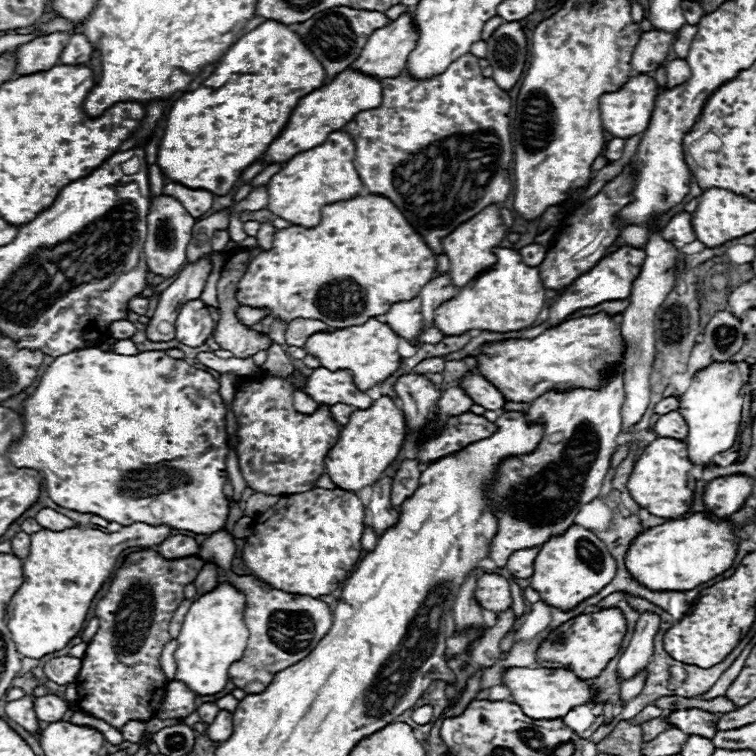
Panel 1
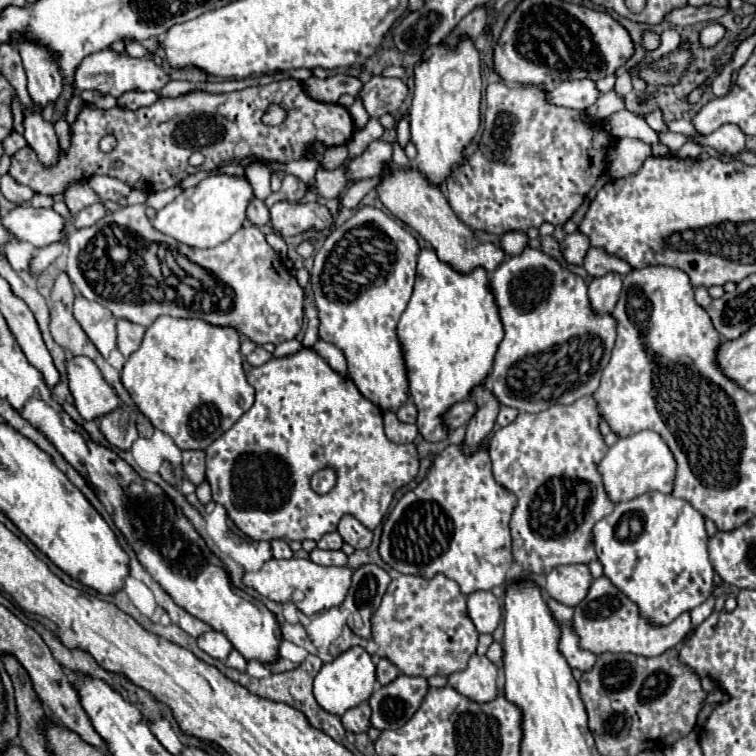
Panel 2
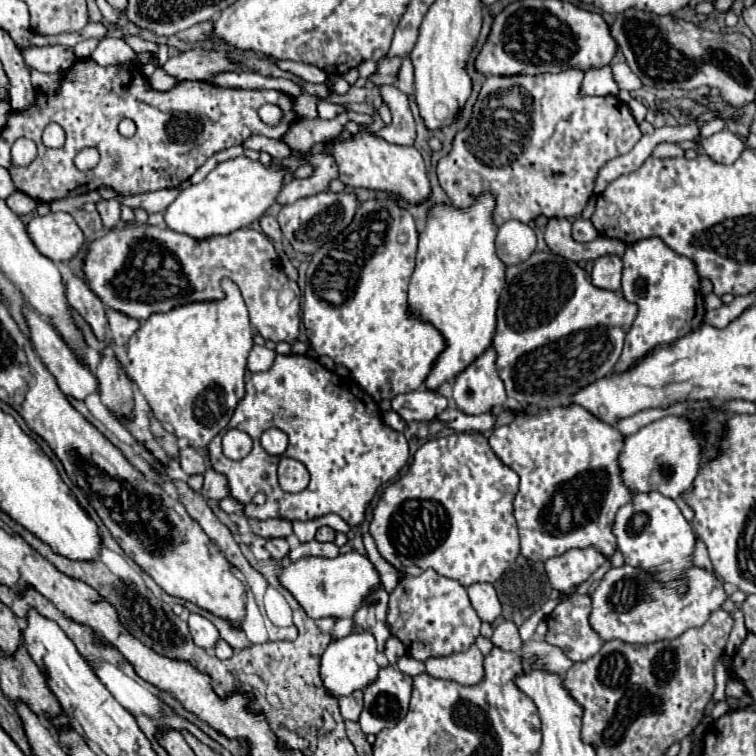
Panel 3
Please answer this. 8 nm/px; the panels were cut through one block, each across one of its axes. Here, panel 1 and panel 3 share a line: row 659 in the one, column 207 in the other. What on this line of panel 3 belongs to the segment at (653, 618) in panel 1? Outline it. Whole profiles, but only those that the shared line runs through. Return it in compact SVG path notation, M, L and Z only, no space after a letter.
M190 614L188 616L188 628L190 628L190 634L192 634L192 640L196 646L212 652L216 642L220 640L220 634L216 630L216 626L206 620L204 616L198 616L198 614Z

